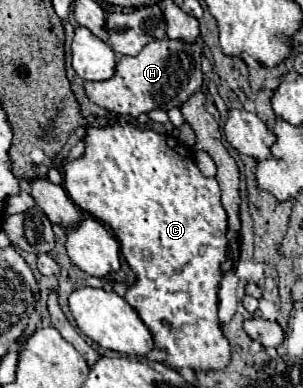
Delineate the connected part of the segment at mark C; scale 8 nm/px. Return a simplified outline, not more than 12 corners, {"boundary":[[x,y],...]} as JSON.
{"boundary":[[121,115],[63,161],[109,225],[163,365],[219,371],[227,213],[179,145]]}

